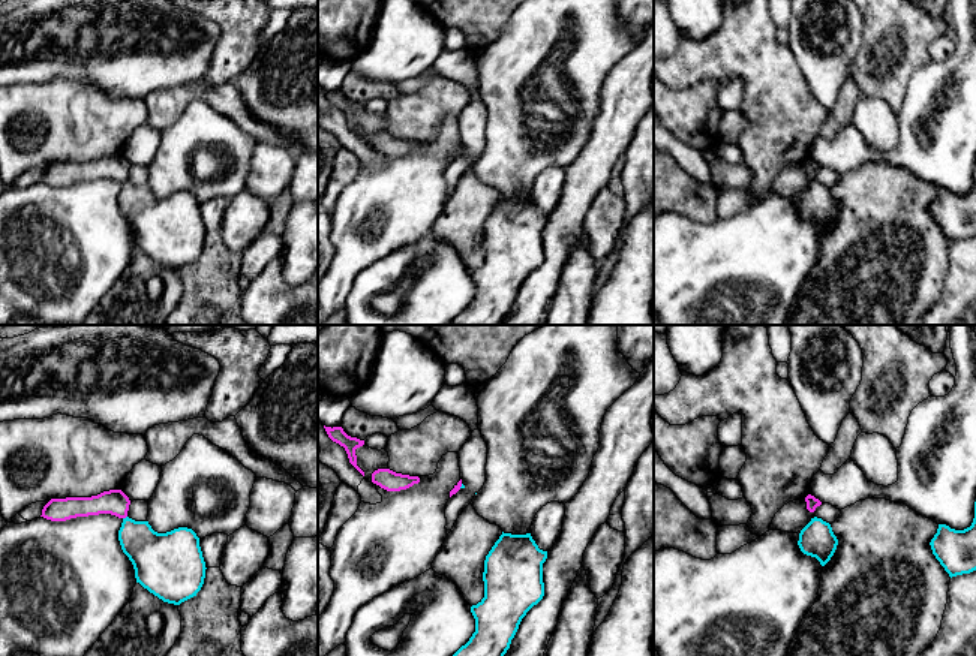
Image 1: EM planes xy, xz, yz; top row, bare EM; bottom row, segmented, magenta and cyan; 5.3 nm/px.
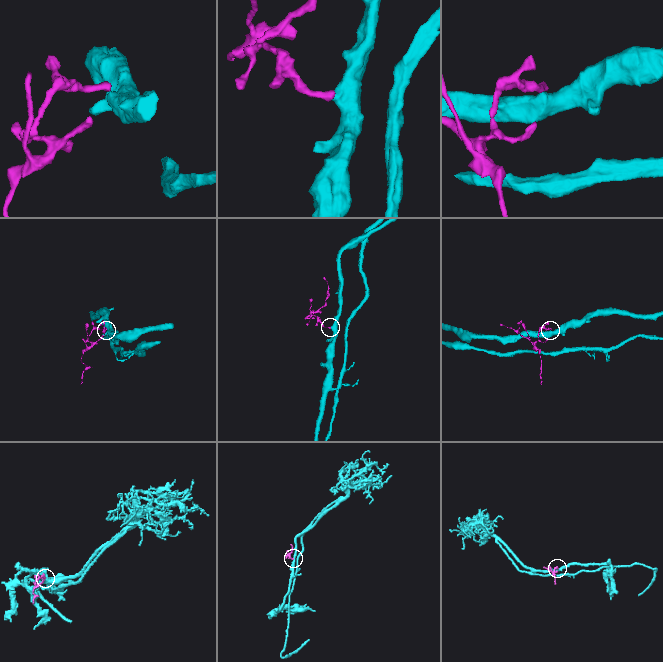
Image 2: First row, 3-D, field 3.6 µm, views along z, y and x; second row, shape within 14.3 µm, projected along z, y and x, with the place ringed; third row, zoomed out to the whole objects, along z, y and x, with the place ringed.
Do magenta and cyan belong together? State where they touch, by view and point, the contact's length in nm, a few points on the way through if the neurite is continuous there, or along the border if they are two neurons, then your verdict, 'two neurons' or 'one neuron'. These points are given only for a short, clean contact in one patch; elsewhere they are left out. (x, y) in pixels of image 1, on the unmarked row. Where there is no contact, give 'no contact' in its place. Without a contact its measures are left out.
xy (125, 181) | 30 nm | along xy (126, 180), (123, 183) | two neurons

